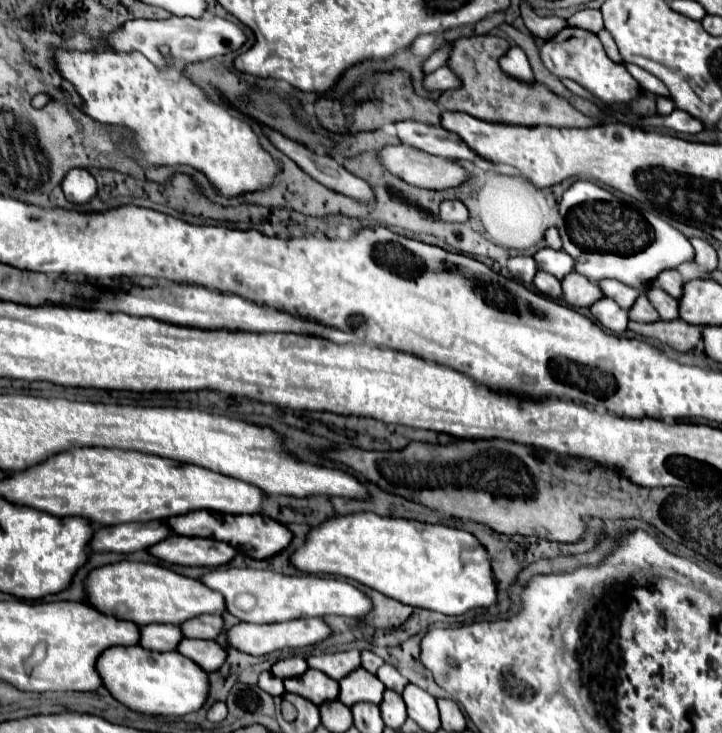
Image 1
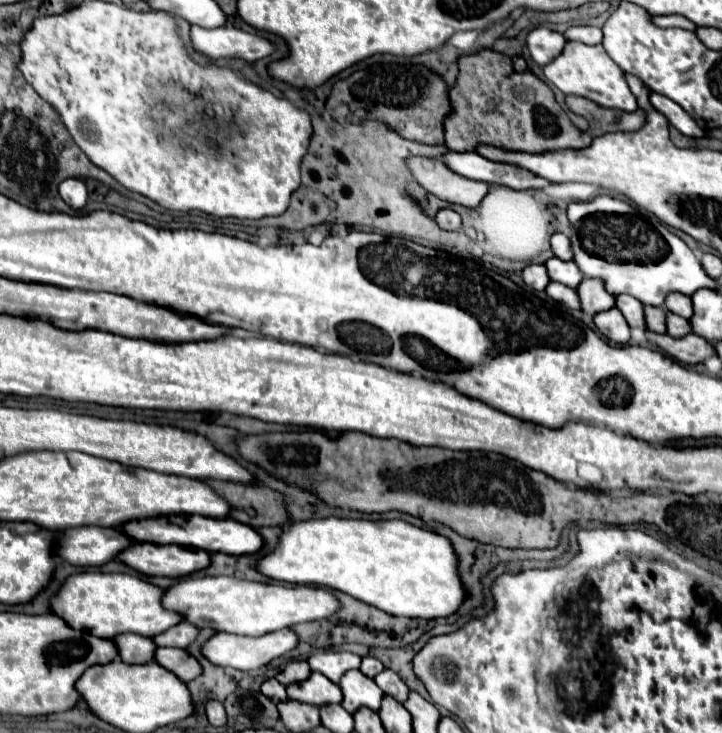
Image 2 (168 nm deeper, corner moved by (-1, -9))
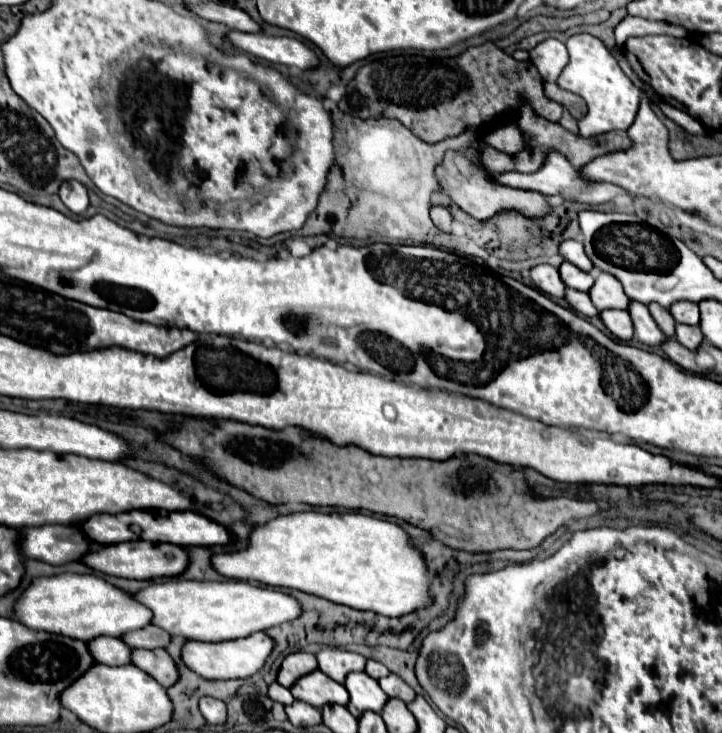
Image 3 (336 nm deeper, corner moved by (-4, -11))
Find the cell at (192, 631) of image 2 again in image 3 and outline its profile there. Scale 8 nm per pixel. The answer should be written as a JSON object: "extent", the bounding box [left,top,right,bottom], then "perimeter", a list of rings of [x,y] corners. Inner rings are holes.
{"extent":[120,626,170,650],"perimeter":[[[146,626],[142,630],[126,632],[124,636],[120,636],[120,640],[126,640],[126,644],[130,644],[130,648],[154,650],[154,648],[166,648],[170,642],[170,634],[166,634],[164,630],[160,630],[156,626]]]}

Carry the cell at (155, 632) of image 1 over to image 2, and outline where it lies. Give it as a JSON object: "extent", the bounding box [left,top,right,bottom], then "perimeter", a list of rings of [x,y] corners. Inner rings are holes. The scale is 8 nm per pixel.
{"extent":[115,634,155,664],"perimeter":[[[119,634],[115,636],[119,658],[127,664],[145,664],[155,660],[155,642],[141,634]]]}

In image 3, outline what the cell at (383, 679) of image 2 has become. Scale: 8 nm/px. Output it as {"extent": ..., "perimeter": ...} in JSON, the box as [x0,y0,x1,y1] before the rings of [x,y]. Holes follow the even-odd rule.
{"extent":[378,674,416,702],"perimeter":[[[390,674],[390,676],[386,676],[386,678],[380,678],[378,682],[380,682],[382,690],[384,690],[390,698],[400,698],[400,700],[404,700],[404,702],[410,702],[410,700],[416,698],[416,692],[414,692],[400,676]]]}

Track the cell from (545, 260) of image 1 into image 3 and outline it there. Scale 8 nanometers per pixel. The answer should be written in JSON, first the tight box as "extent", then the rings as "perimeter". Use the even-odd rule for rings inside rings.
{"extent":[560,262,594,292],"perimeter":[[[564,262],[560,266],[560,276],[562,276],[562,280],[566,282],[568,288],[582,290],[582,292],[588,292],[592,288],[592,284],[594,284],[594,278],[588,272],[580,270],[578,266],[574,266],[570,262]]]}

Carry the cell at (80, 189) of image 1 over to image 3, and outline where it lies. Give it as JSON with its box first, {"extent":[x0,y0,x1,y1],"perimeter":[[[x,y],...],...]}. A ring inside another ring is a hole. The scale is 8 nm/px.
{"extent":[58,180,88,214],"perimeter":[[[78,180],[62,182],[58,196],[72,214],[82,214],[88,208],[88,192]]]}

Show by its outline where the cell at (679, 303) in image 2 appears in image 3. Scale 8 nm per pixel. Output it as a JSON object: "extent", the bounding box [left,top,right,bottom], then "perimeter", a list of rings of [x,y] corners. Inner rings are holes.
{"extent":[670,302,700,326],"perimeter":[[[678,302],[678,304],[672,304],[672,306],[670,306],[670,314],[672,314],[674,320],[680,322],[680,324],[698,326],[698,322],[700,322],[698,304],[694,304],[694,302]]]}

